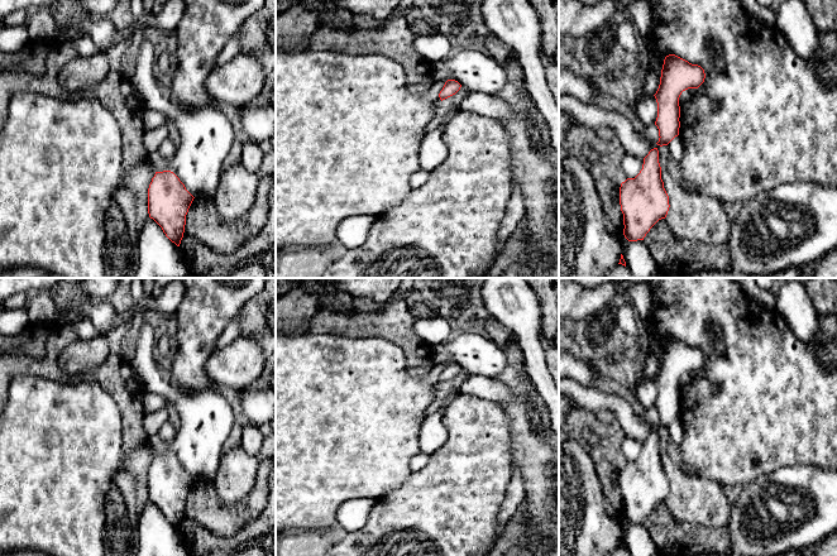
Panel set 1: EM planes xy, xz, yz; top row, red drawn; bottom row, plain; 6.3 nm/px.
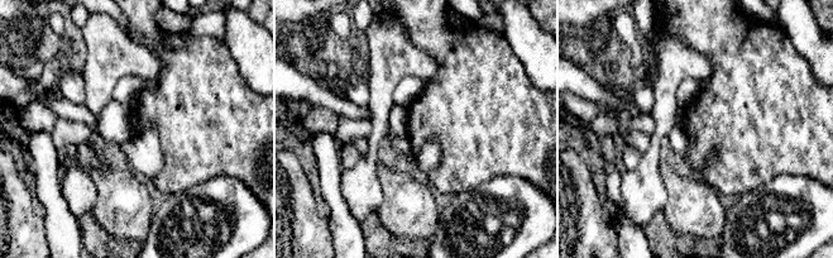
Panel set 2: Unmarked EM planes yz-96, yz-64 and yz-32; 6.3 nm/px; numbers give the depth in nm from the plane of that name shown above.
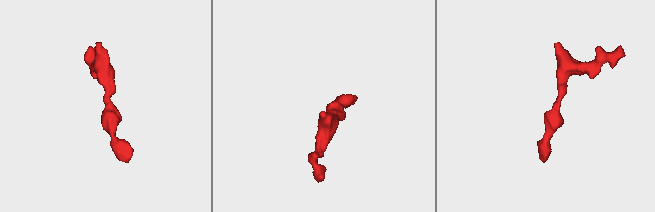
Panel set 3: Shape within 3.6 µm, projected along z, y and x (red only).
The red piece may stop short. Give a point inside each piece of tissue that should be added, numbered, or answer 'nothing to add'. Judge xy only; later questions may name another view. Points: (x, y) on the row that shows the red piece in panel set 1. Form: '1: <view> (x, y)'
nothing to add

